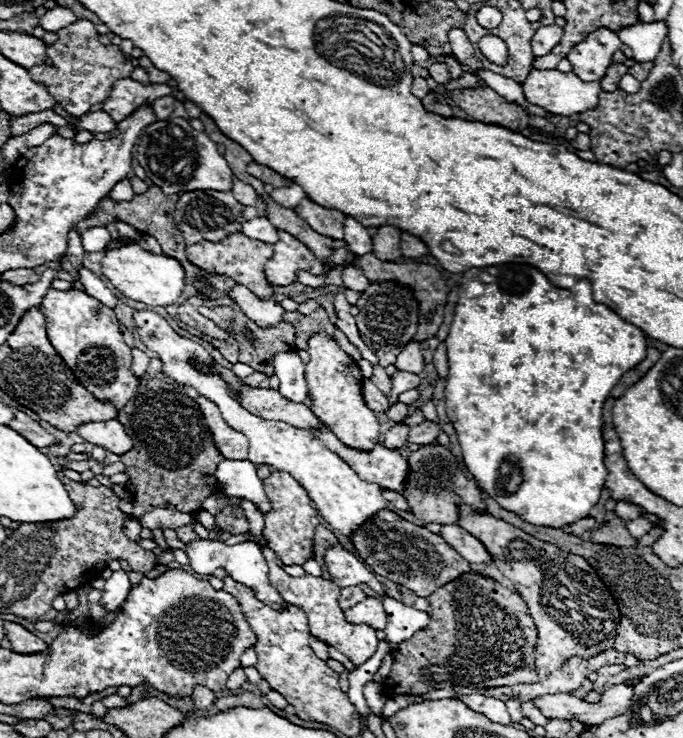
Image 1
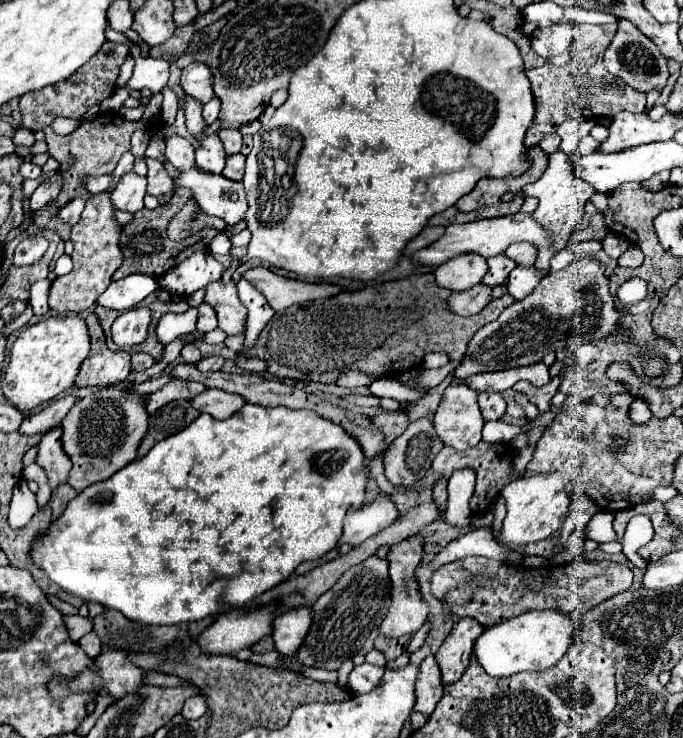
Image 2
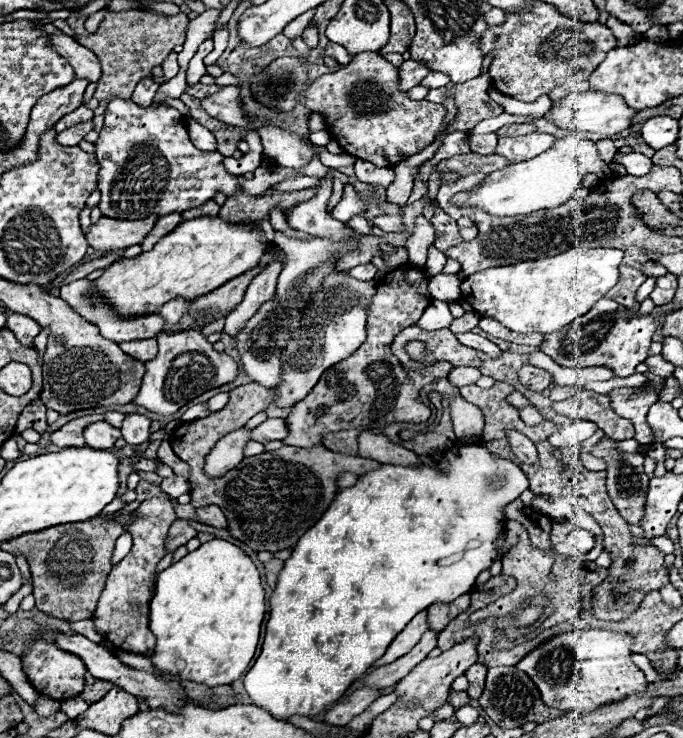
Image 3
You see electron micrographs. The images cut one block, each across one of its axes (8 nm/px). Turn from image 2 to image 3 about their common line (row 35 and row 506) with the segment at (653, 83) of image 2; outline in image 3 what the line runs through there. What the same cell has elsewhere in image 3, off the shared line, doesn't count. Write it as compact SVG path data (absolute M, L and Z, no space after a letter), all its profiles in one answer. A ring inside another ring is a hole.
M604 436L596 442L596 446L592 448L592 456L602 458L608 464L608 476L606 476L606 484L608 484L608 494L614 500L616 510L620 512L620 516L630 522L630 524L640 524L642 520L642 512L644 512L644 504L646 504L646 492L648 492L648 476L644 474L642 462L644 456L642 454L626 454L618 450L618 442L614 442L612 438Z

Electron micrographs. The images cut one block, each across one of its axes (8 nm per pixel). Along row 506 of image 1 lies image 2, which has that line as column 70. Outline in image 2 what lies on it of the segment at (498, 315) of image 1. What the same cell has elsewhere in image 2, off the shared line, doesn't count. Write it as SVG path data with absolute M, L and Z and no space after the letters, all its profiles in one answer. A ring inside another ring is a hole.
M244 404L236 414L226 420L214 420L208 414L200 414L188 430L172 434L160 440L144 458L130 462L116 476L88 486L74 500L70 500L64 514L48 526L48 530L34 542L32 560L34 566L44 570L48 578L80 596L82 600L94 600L102 606L120 610L126 618L144 624L186 624L198 622L206 616L216 616L232 608L242 608L258 594L284 582L302 562L320 560L342 538L342 520L348 510L360 508L366 502L366 480L368 470L364 468L364 452L356 438L352 438L340 424L334 424L312 410L290 410L290 408L264 408L256 404Z

